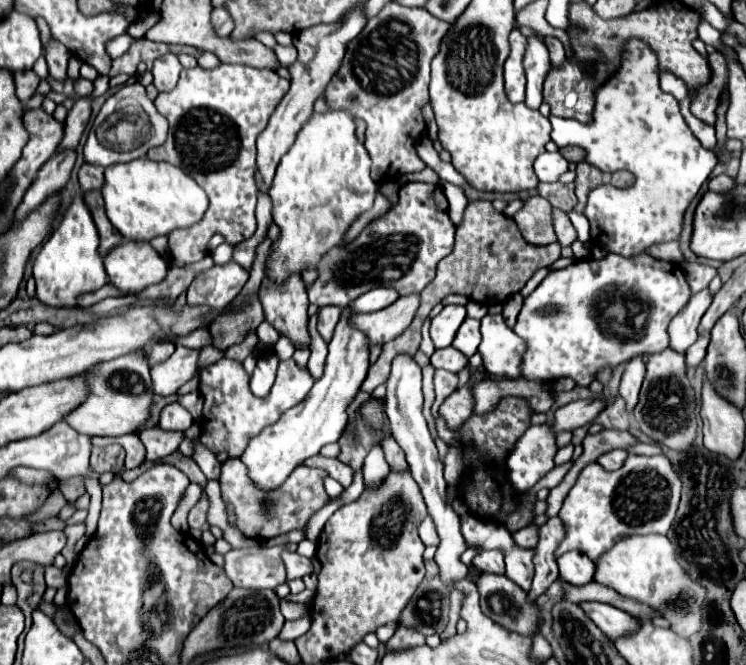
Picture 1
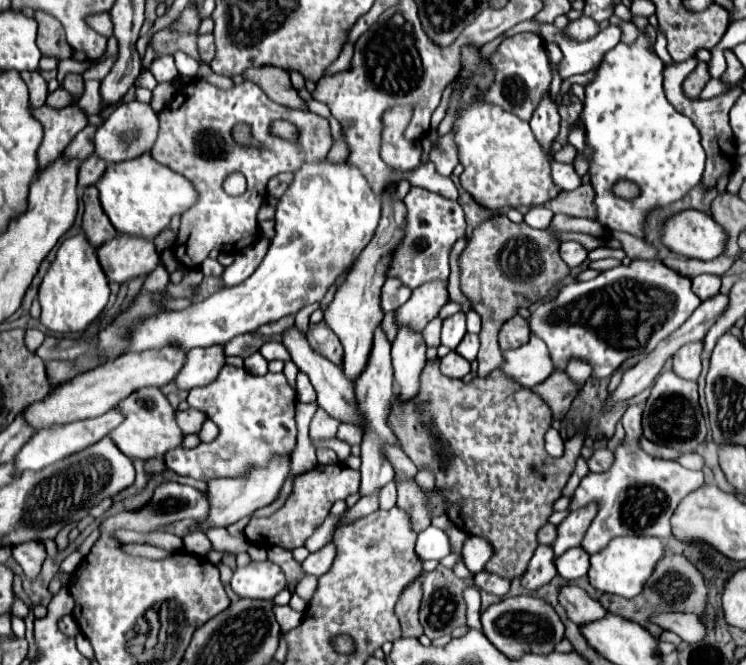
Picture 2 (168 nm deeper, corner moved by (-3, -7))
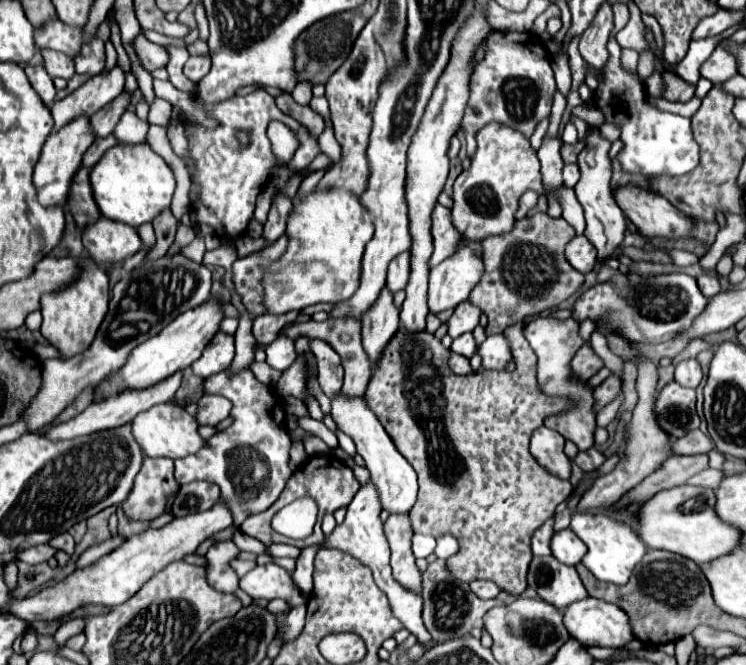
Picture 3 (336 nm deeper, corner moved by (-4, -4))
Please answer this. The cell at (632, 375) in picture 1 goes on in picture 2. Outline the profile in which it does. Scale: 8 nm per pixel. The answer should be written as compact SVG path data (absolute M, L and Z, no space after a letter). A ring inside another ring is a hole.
M629 406L621 422L627 436L625 444L615 450L615 466L611 466L611 472L587 474L571 496L571 504L567 508L569 512L575 512L585 508L587 504L597 504L599 512L581 540L583 550L591 556L601 552L613 538L619 536L669 538L671 516L677 510L679 502L703 484L703 472L687 470L675 460L647 456L645 452L639 452L639 448L635 448L635 440L639 440L641 436L641 406Z

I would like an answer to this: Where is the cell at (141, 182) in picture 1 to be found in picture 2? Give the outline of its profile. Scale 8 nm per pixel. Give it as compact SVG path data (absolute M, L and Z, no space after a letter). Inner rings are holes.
M149 154L139 156L139 160L127 160L127 164L111 164L97 188L103 210L115 230L119 234L143 236L147 240L153 240L167 230L171 218L185 214L199 198L199 192L185 176L155 162Z

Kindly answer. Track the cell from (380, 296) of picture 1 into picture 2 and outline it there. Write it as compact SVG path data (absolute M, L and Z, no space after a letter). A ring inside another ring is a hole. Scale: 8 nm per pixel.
M387 280L381 288L381 308L383 312L393 312L399 306L403 306L411 296L411 290L407 290L407 286L399 284L399 280Z

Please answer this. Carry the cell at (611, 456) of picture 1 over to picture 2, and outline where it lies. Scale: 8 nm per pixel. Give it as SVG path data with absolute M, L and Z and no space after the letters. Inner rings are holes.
M607 448L595 450L595 454L587 460L591 472L607 472L607 470L613 466L613 462L615 462L615 456L613 456L613 452L607 450Z

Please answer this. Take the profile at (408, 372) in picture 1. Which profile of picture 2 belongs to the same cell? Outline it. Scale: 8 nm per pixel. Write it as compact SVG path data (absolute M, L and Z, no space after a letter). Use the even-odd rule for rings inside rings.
M397 332L397 338L391 346L395 382L397 382L397 400L409 402L419 394L421 372L425 368L425 342L421 334L415 332Z

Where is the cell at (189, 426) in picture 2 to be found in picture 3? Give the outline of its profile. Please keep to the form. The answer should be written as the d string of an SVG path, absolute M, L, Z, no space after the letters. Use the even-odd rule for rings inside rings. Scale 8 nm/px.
M204 393L198 401L196 421L200 425L218 425L222 419L230 415L230 409L232 409L232 403L226 397Z

